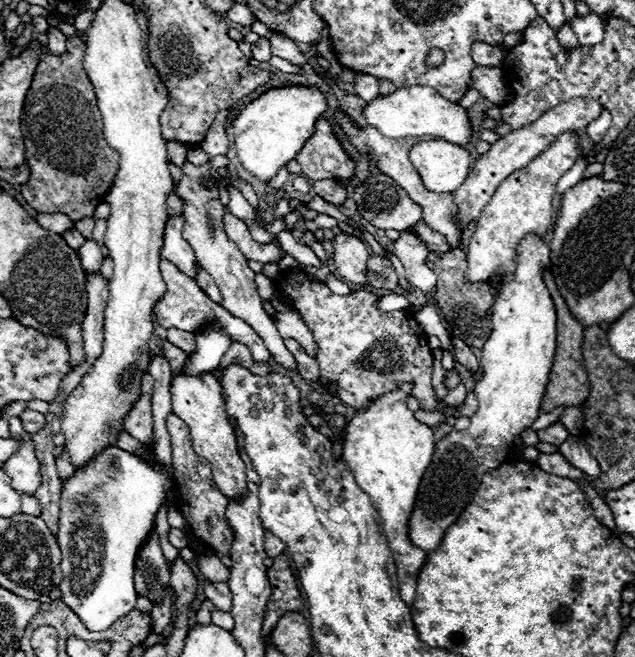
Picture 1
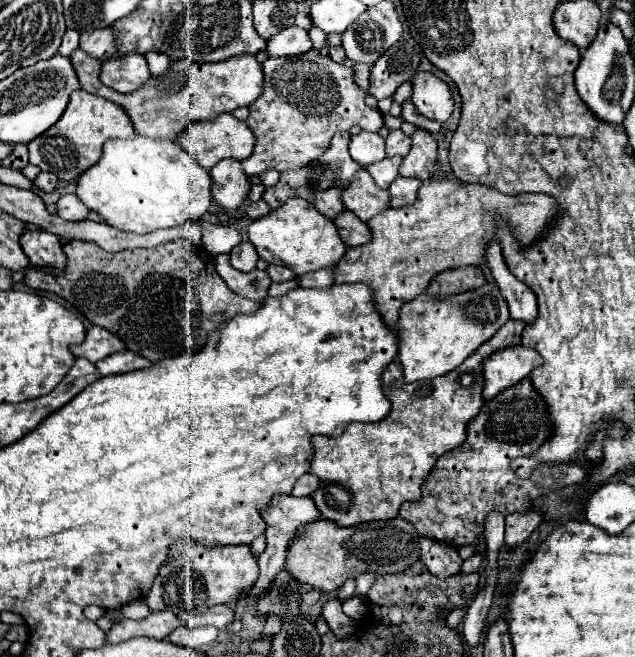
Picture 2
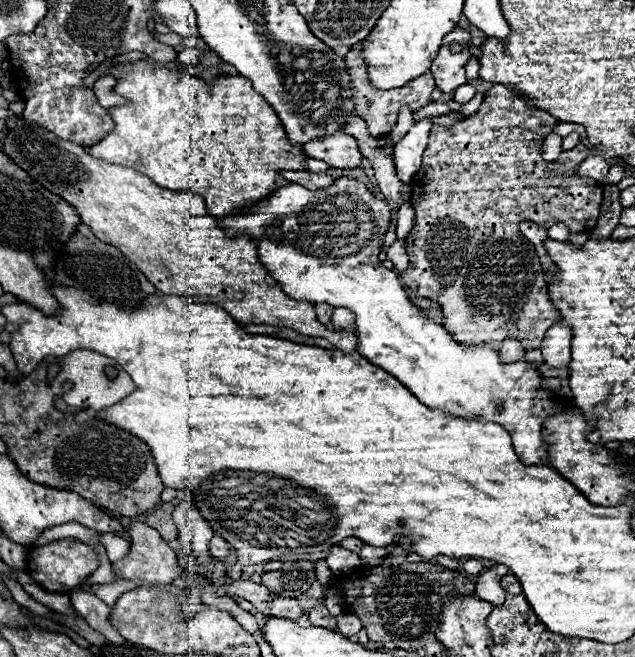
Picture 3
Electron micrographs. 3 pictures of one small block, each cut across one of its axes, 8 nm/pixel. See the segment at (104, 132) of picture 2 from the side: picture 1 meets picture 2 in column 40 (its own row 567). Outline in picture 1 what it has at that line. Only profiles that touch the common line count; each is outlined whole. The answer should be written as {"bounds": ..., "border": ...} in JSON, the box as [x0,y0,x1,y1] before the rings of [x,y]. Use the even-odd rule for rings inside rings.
{"bounds":[136,528,170,604],"border":[[[156,528],[148,534],[148,540],[140,546],[136,556],[136,594],[146,596],[152,604],[164,600],[164,592],[170,586],[170,566],[160,548],[160,538]]]}

